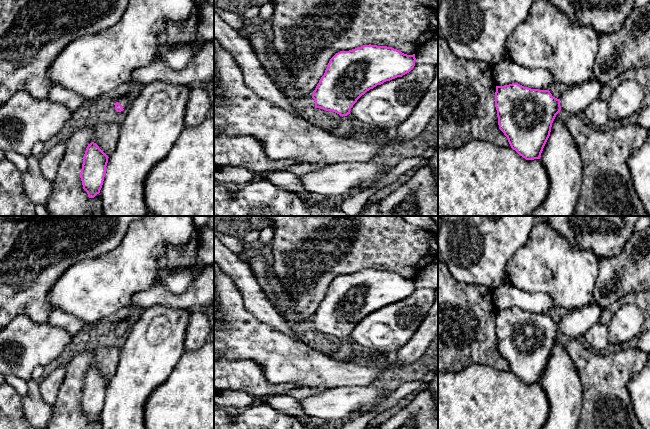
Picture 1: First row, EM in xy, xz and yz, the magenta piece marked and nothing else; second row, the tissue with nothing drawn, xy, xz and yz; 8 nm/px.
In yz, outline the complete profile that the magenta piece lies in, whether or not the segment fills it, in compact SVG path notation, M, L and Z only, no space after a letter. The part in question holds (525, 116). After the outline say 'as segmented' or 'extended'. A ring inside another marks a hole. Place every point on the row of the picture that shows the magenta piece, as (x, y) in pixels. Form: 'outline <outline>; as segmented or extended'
outline M595 78L568 88L557 99L549 90L524 87L518 83L496 86L495 107L499 129L507 137L513 150L526 160L540 159L543 148L550 136L552 123L560 110L577 114L599 99L604 84Z; extended

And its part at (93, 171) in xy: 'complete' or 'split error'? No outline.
complete

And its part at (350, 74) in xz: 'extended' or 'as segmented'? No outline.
extended

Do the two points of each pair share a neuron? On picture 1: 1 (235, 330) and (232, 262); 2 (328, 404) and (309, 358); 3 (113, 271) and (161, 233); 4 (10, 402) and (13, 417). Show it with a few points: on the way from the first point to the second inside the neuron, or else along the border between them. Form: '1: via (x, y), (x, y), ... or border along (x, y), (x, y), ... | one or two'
1: border along (224, 272), (235, 284), (244, 303) | two
2: border along (349, 385), (333, 386), (326, 389) | two
3: via (125, 265), (149, 241) | one
4: via (10, 406), (10, 413) | one

